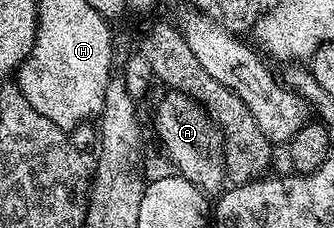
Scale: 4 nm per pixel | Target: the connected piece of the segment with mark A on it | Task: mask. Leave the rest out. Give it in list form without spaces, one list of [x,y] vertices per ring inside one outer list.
[[[170,91],[165,95],[167,97],[159,103],[158,110],[154,113],[154,133],[158,136],[158,141],[162,144],[167,159],[178,168],[175,169],[177,176],[188,179],[203,191],[218,188],[218,190],[221,190],[223,188],[222,177],[224,181],[224,158],[222,155],[222,143],[219,134],[216,132],[214,120],[188,94]]]

